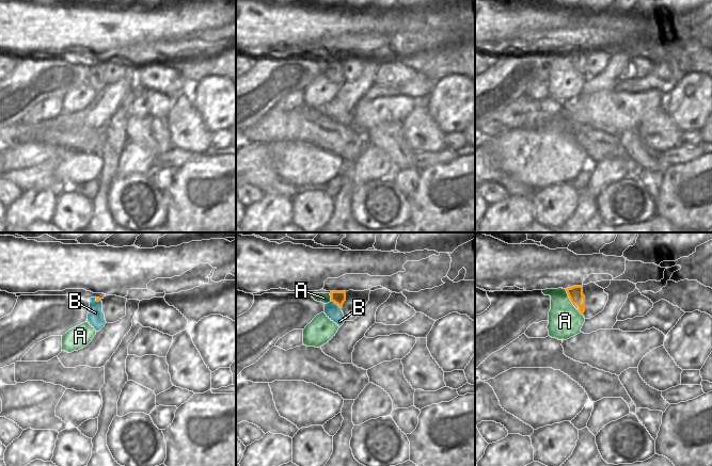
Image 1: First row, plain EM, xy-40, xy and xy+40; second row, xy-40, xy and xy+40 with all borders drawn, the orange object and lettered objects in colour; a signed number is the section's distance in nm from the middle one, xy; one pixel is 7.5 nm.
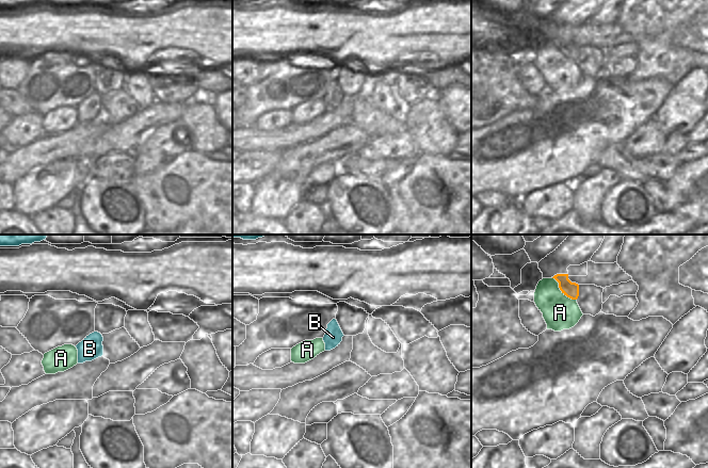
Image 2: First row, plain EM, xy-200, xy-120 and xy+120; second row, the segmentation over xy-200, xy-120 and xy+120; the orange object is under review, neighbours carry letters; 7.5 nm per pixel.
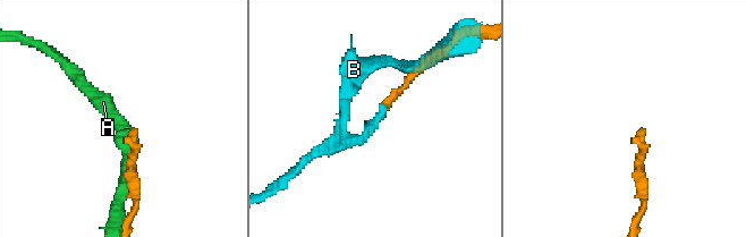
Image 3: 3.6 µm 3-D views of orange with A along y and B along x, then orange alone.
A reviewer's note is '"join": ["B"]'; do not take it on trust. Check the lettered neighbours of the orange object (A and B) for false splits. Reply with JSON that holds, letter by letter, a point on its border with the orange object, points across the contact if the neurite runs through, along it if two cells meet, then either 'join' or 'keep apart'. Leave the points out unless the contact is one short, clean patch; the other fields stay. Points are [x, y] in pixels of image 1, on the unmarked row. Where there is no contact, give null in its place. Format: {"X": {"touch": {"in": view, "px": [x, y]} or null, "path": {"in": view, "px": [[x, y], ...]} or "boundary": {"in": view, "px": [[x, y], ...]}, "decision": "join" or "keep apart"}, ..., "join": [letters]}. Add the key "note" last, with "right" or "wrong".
{"A": {"touch": {"in": "xy+40", "px": [568, 57]}, "decision": "keep apart"}, "B": {"touch": {"in": "xy", "px": [336, 64]}, "path": {"in": "xy", "px": [[338, 59], [336, 64], [332, 71]]}, "decision": "join"}, "join": ["B"], "note": "right"}

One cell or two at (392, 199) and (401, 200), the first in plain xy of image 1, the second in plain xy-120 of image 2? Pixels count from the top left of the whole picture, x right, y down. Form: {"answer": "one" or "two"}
{"answer": "two"}

